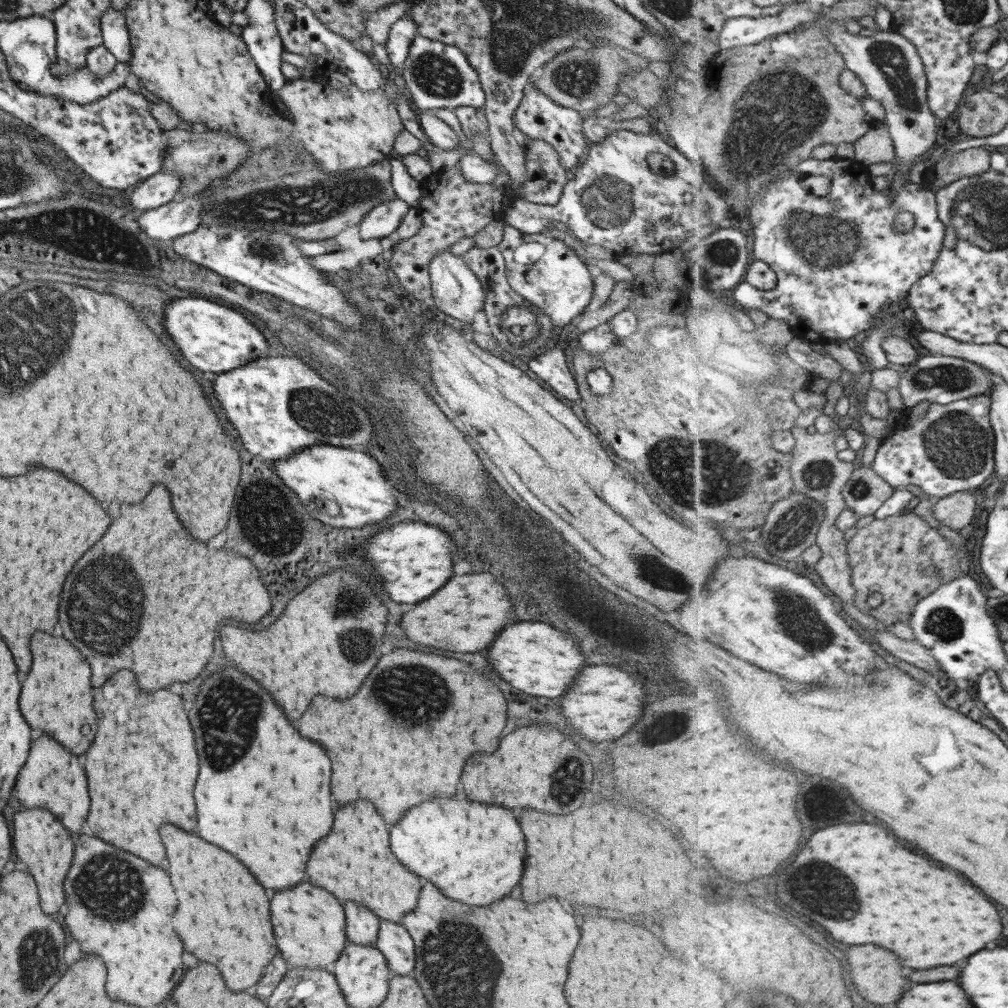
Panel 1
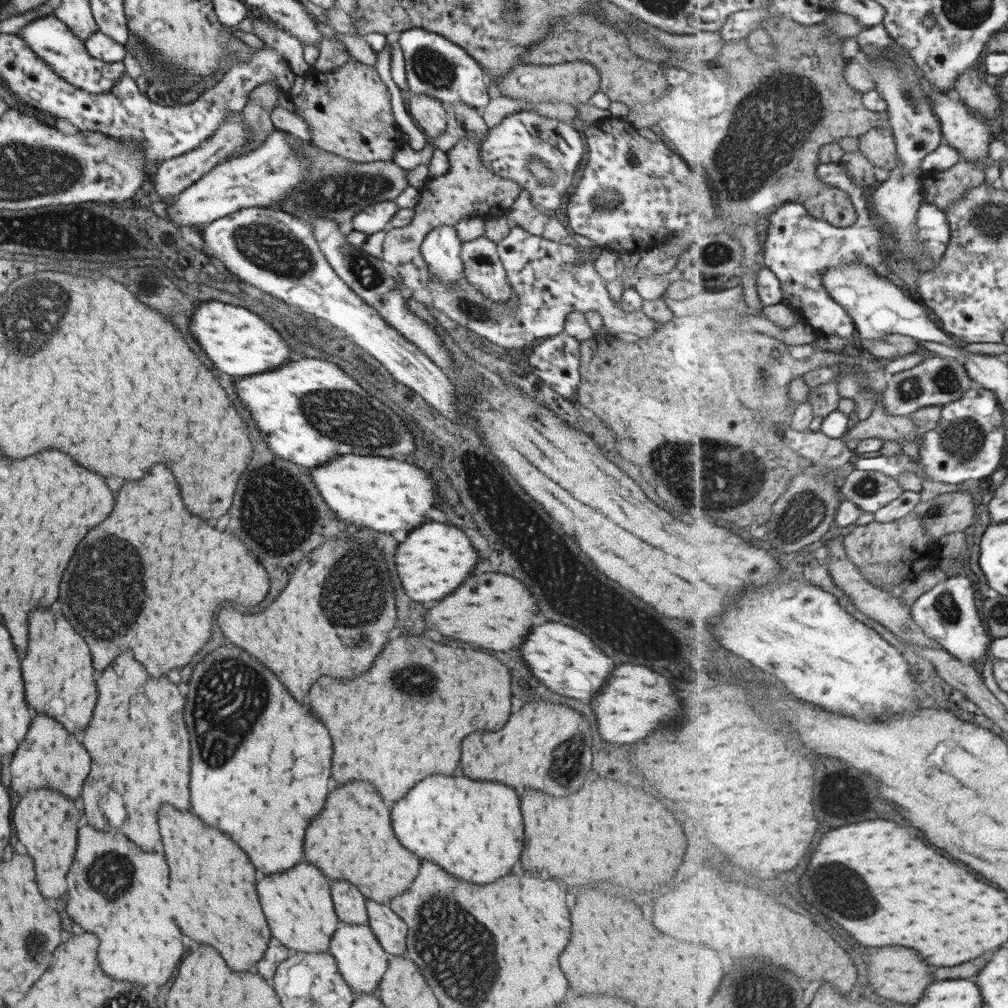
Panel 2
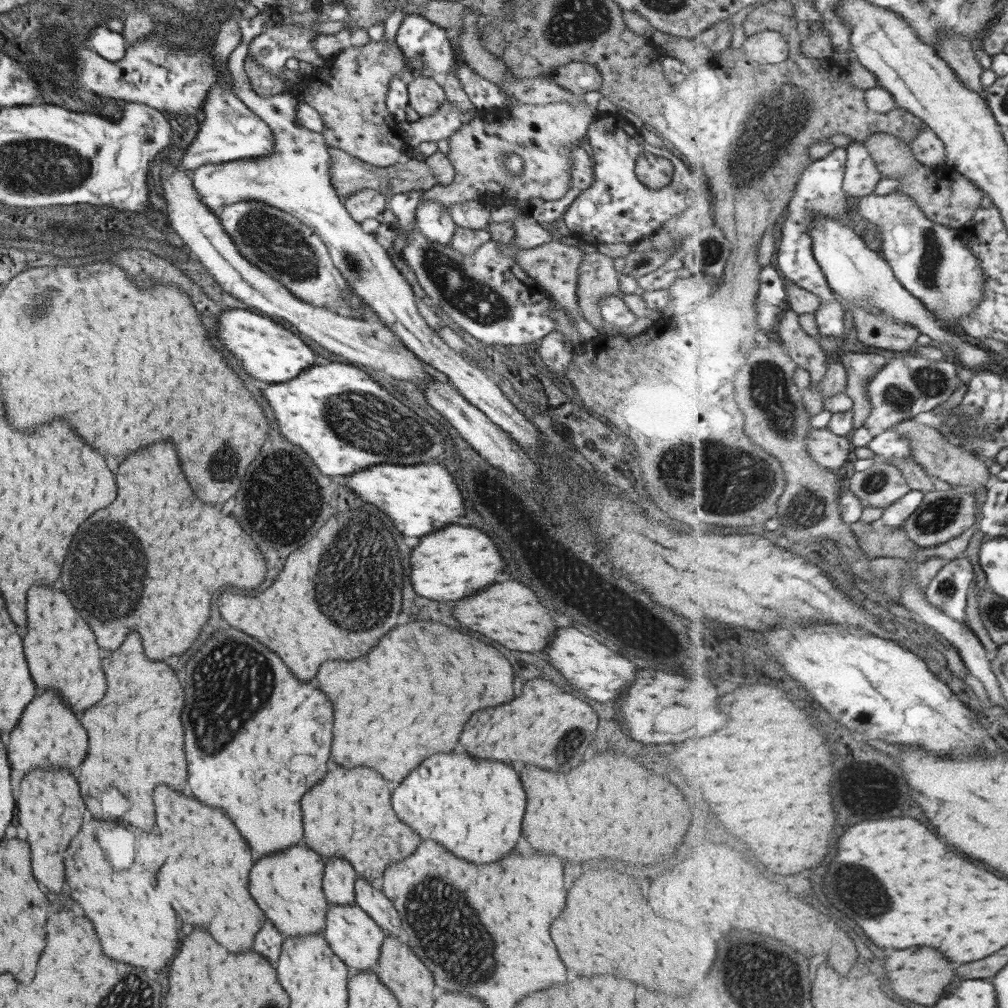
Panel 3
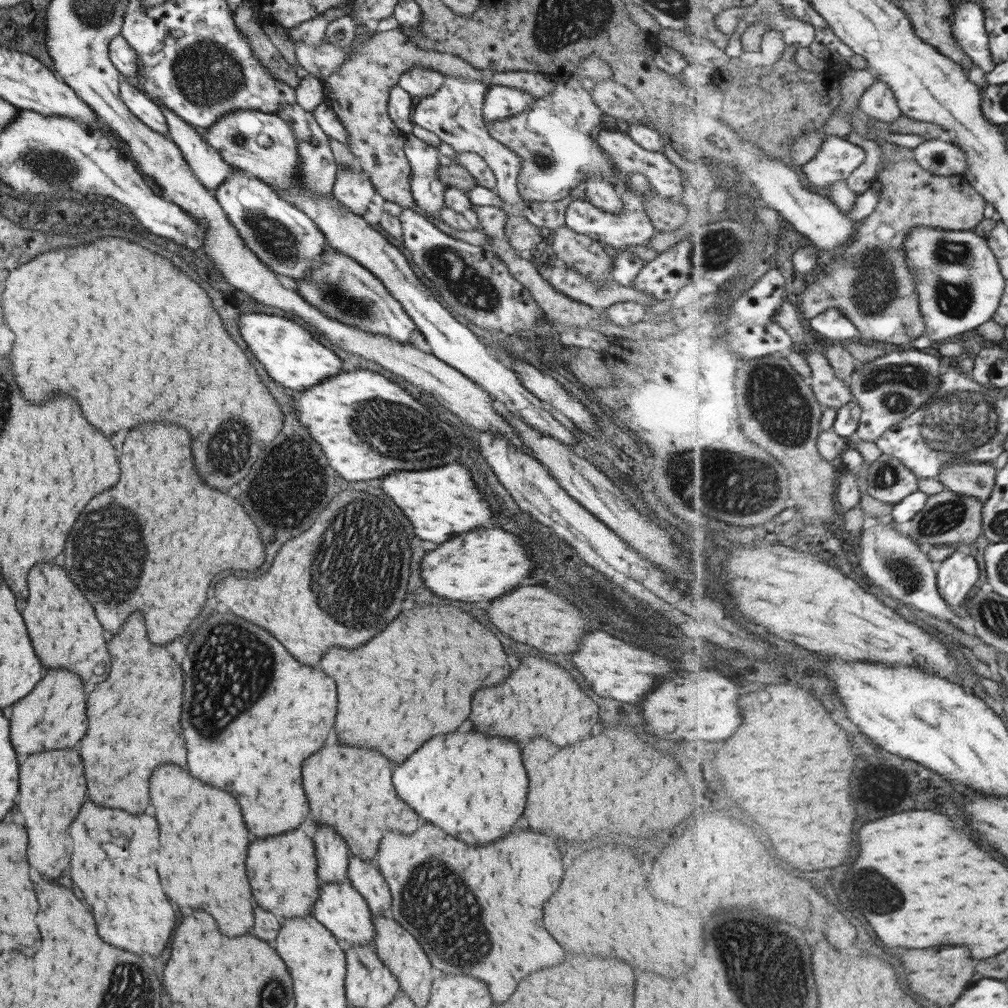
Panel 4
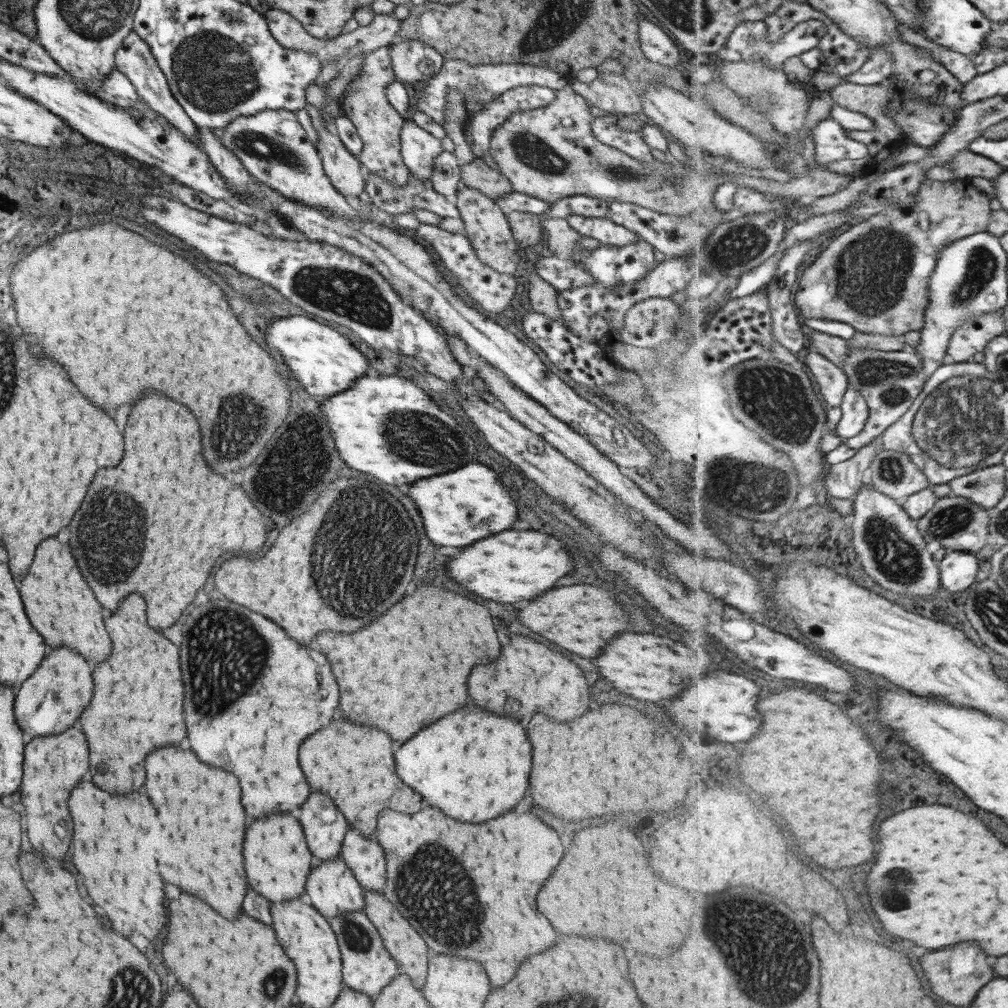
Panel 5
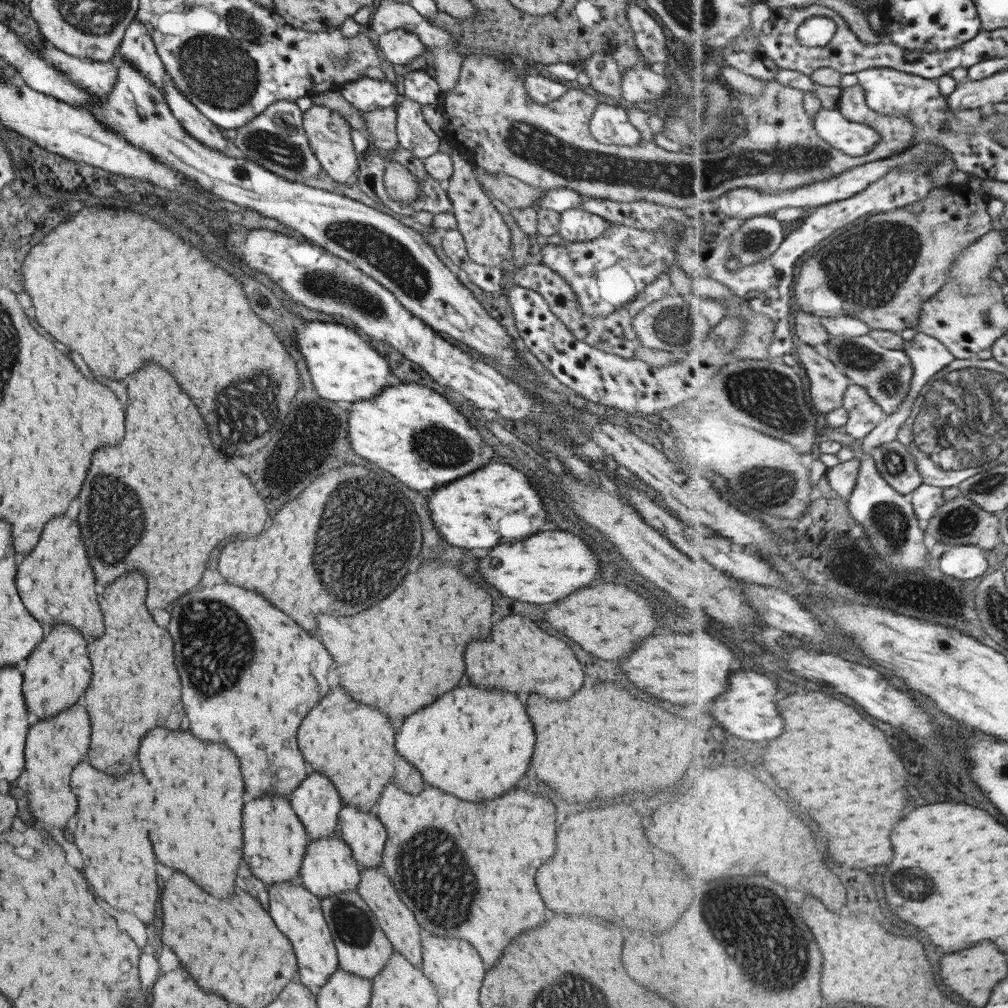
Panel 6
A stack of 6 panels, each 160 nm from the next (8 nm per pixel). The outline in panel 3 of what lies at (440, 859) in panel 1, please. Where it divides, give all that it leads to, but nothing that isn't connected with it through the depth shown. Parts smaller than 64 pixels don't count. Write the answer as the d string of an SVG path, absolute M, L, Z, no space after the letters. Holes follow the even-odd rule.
M433 754L419 764L391 794L391 808L395 816L413 828L421 836L421 840L433 840L447 848L457 858L463 858L471 864L489 864L501 860L511 852L515 842L519 840L519 824L525 808L525 794L521 784L513 772L513 768L489 762L473 760L465 754Z

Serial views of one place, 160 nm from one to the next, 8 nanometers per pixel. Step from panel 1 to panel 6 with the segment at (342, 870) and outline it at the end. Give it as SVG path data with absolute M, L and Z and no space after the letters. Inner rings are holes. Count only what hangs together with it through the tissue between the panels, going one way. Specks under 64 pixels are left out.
M341 688L329 690L325 700L321 700L305 716L305 720L301 722L301 726L297 730L297 746L299 746L299 752L305 758L305 762L309 762L313 766L311 770L325 774L331 780L331 784L343 800L341 803L348 803L361 812L367 812L377 802L386 784L394 784L409 794L419 794L423 790L421 788L423 782L421 782L419 772L413 766L405 764L405 760L395 752L393 726L389 724L389 720L381 712L373 712L367 706L361 706L361 704L349 700L349 696Z

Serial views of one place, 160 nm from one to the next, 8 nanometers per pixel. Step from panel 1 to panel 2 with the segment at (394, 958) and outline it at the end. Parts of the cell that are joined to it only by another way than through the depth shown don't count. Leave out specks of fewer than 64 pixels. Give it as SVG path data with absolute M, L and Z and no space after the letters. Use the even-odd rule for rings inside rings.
M364 899L368 927L380 947L388 954L402 956L405 950L406 924L385 904Z

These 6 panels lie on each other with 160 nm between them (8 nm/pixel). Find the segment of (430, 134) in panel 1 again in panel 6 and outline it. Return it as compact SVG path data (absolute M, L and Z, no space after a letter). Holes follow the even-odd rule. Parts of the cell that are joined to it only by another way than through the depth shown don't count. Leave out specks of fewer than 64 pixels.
M402 28L382 34L376 39L376 44L387 67L394 64L402 67L417 56L425 56L426 51L426 46L417 35Z

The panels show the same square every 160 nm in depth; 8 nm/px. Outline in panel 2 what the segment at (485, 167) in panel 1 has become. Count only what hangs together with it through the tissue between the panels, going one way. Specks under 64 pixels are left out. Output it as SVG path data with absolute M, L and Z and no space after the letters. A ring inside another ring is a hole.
M526 108L513 114L508 114L499 124L488 127L486 137L482 140L478 150L478 160L490 168L497 176L515 181L517 185L529 194L533 206L539 210L553 213L568 196L571 180L575 176L577 166L583 158L583 142L579 131L570 123L553 116L542 116L534 109ZM530 156L540 158L553 173L555 180L551 186L539 184L528 169Z

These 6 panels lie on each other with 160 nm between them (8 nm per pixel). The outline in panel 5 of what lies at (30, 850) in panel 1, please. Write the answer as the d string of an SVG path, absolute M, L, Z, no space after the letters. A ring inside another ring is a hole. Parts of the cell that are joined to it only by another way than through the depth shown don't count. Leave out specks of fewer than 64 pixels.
M69 728L59 736L33 738L25 746L19 801L25 816L27 842L31 844L35 854L59 860L65 856L71 842L71 816L67 812L67 799L71 788L81 780L87 770L87 756L89 754L85 746L85 736L77 728Z

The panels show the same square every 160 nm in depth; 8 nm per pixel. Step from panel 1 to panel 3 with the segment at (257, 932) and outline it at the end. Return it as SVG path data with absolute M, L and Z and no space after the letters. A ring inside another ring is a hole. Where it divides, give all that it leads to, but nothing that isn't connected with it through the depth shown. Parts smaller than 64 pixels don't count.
M159 784L153 790L153 804L155 804L155 826L161 834L159 852L163 854L163 864L155 874L155 894L161 896L165 904L173 906L173 912L177 912L179 920L183 920L189 926L207 930L213 936L213 940L217 940L217 944L221 944L229 952L249 952L253 936L261 928L265 918L251 900L251 896L247 894L247 876L253 860L245 840L241 840L237 828L229 822L229 818L221 810L207 808L193 798L185 798L183 794L165 788L163 784Z

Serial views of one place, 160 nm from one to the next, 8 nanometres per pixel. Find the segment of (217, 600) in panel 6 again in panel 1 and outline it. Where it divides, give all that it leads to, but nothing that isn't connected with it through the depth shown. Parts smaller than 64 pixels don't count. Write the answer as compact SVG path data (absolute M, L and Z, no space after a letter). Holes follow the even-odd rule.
M225 666L201 684L187 714L201 764L193 790L197 826L201 826L197 828L199 838L233 854L263 888L283 890L299 884L315 842L329 834L333 820L329 800L331 772L325 752L317 744L301 738L265 690L233 666Z

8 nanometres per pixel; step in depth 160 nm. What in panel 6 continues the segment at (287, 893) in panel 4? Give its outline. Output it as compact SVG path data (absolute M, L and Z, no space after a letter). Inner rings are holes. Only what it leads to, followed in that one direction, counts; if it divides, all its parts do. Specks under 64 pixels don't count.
M261 796L243 806L243 860L265 886L297 878L308 843L303 825L285 798Z

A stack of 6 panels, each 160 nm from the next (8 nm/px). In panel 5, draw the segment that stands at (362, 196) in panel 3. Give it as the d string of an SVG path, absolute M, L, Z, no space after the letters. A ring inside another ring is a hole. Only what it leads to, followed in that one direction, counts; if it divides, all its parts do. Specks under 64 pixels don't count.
M306 102L304 109L317 133L315 148L330 184L343 197L357 197L365 187L364 169L360 162L347 152L337 133L327 130L321 114L312 104Z

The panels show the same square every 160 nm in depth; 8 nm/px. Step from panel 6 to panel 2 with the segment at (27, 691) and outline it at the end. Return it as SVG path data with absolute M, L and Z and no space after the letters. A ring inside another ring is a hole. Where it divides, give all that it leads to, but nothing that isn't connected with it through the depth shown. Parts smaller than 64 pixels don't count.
M45 716L33 718L21 748L17 748L17 754L13 754L13 760L9 764L13 792L25 794L27 790L53 788L55 792L61 792L71 800L79 796L81 784L87 772L89 772L89 756L83 750L83 746L73 736L69 736L61 728L61 724ZM27 744L29 744L29 750L27 750Z

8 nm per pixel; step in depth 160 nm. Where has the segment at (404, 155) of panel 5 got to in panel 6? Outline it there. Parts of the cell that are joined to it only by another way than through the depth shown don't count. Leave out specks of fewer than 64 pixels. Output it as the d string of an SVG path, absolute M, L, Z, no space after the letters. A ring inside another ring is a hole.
M400 95L396 103L396 139L398 146L411 151L417 158L427 158L439 150L440 137L438 137L424 121L421 114L421 104Z

